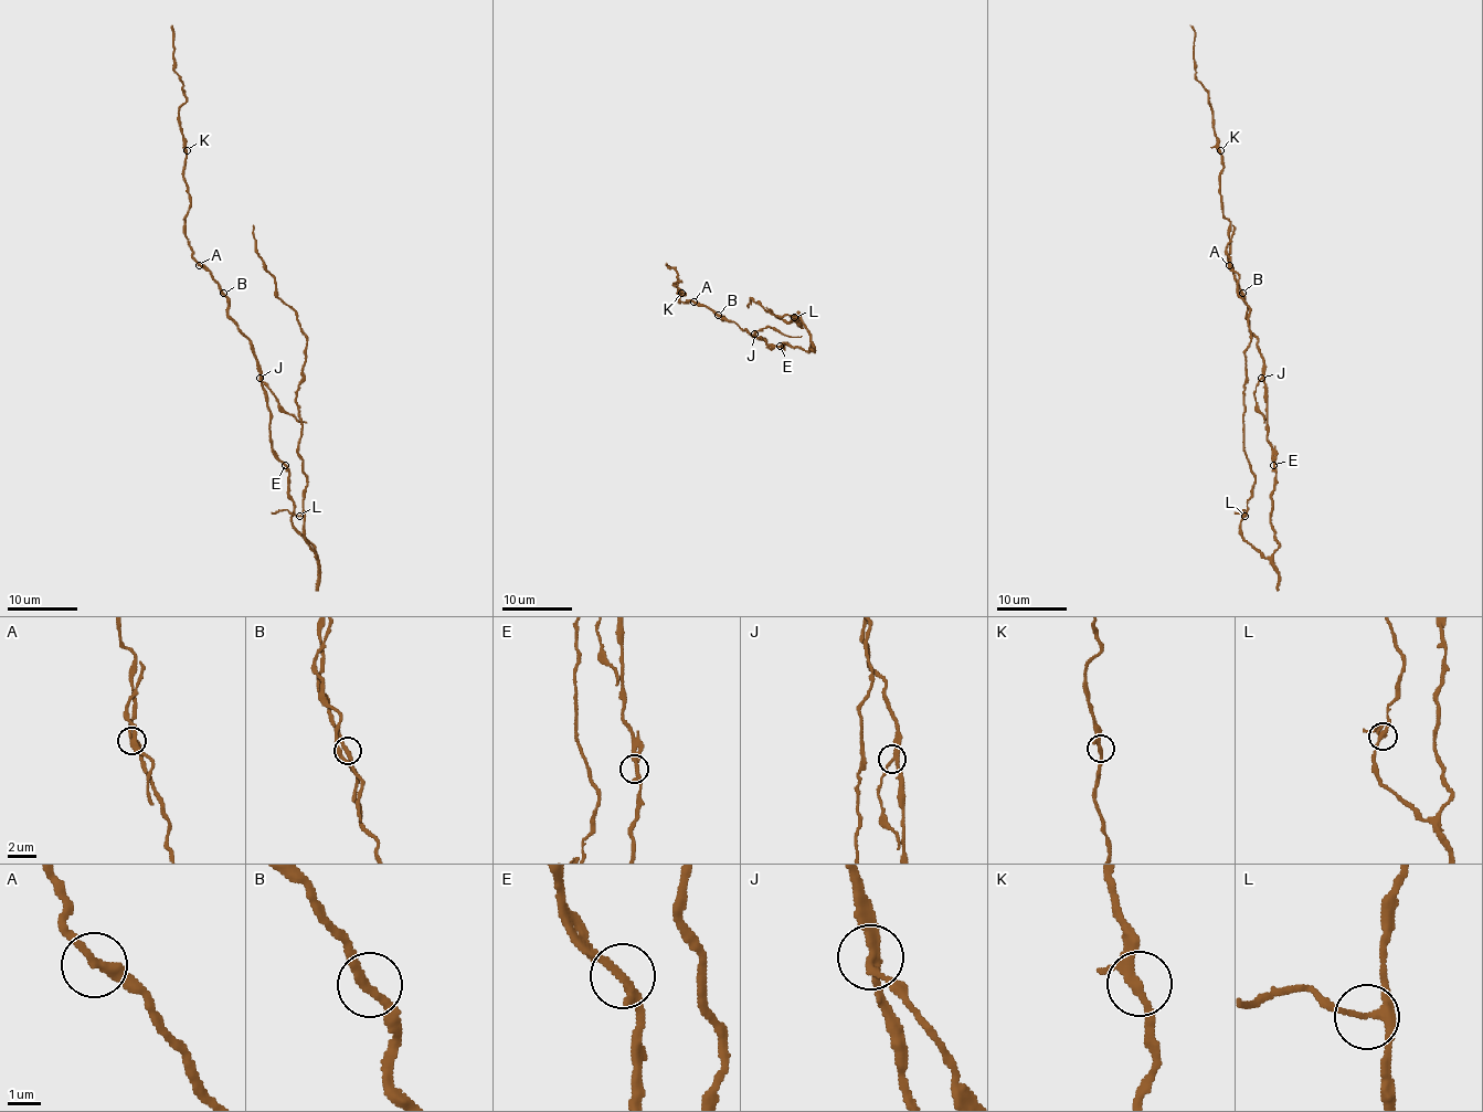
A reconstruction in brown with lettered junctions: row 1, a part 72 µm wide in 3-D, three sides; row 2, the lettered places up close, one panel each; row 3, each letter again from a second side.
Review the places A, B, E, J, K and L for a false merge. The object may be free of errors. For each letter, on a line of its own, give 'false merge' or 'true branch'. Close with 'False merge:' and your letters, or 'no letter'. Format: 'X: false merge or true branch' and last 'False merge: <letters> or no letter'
A: true branch
B: true branch
E: true branch
J: false merge
K: true branch
L: true branch
False merge: J

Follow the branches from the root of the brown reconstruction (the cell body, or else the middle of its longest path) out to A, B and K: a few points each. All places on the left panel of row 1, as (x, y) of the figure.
A: (284, 465), (273, 452), (267, 392), (252, 341), (229, 315), (226, 295), (220, 284), (199, 265)
B: (284, 465), (269, 438), (267, 392), (258, 360), (252, 341), (229, 315), (223, 293)
K: (284, 465), (273, 452), (267, 392), (252, 341), (229, 315), (226, 295), (191, 256), (188, 245), (187, 150)

